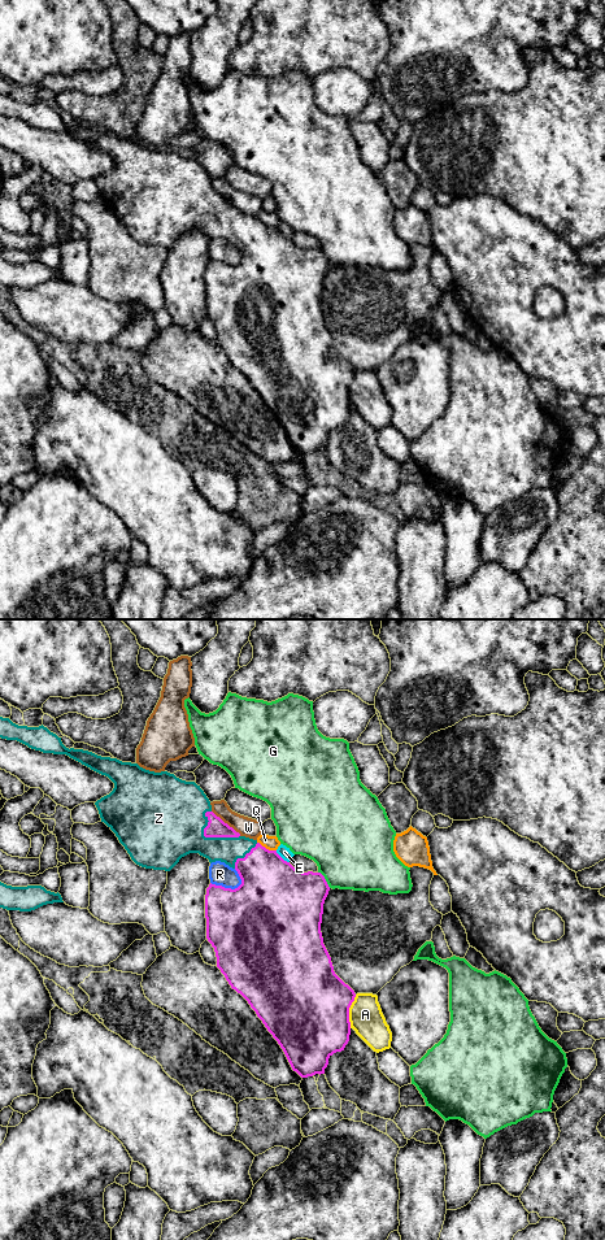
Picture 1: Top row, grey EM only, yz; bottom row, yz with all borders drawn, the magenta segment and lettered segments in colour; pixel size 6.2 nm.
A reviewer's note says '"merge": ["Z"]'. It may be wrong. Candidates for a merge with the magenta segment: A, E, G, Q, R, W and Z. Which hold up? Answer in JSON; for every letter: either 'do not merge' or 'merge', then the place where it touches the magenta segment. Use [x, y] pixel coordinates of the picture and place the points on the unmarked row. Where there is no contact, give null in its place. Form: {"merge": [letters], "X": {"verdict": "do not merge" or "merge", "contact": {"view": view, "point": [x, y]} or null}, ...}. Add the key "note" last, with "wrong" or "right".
{"merge": ["Z"], "A": {"verdict": "do not merge", "contact": {"view": "yz", "point": [348, 388]}}, "E": {"verdict": "do not merge", "contact": {"view": "yz", "point": [281, 234]}}, "G": {"verdict": "do not merge", "contact": {"view": "yz", "point": [325, 256]}}, "Q": {"verdict": "do not merge", "contact": {"view": "yz", "point": [265, 225]}}, "R": {"verdict": "do not merge", "contact": {"view": "yz", "point": [227, 265]}}, "W": {"verdict": "do not merge", "contact": {"view": "yz", "point": [226, 200]}}, "Z": {"verdict": "merge", "contact": {"view": "yz", "point": [210, 213]}}, "note": "right"}

